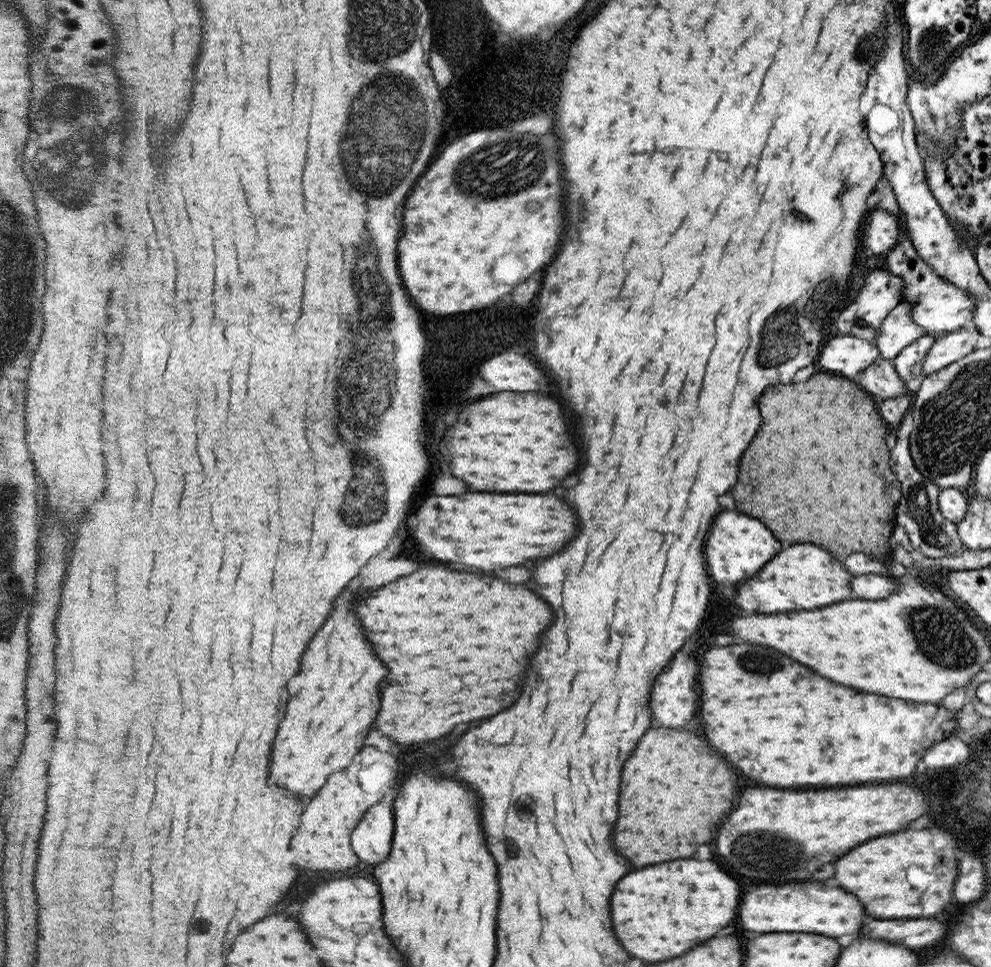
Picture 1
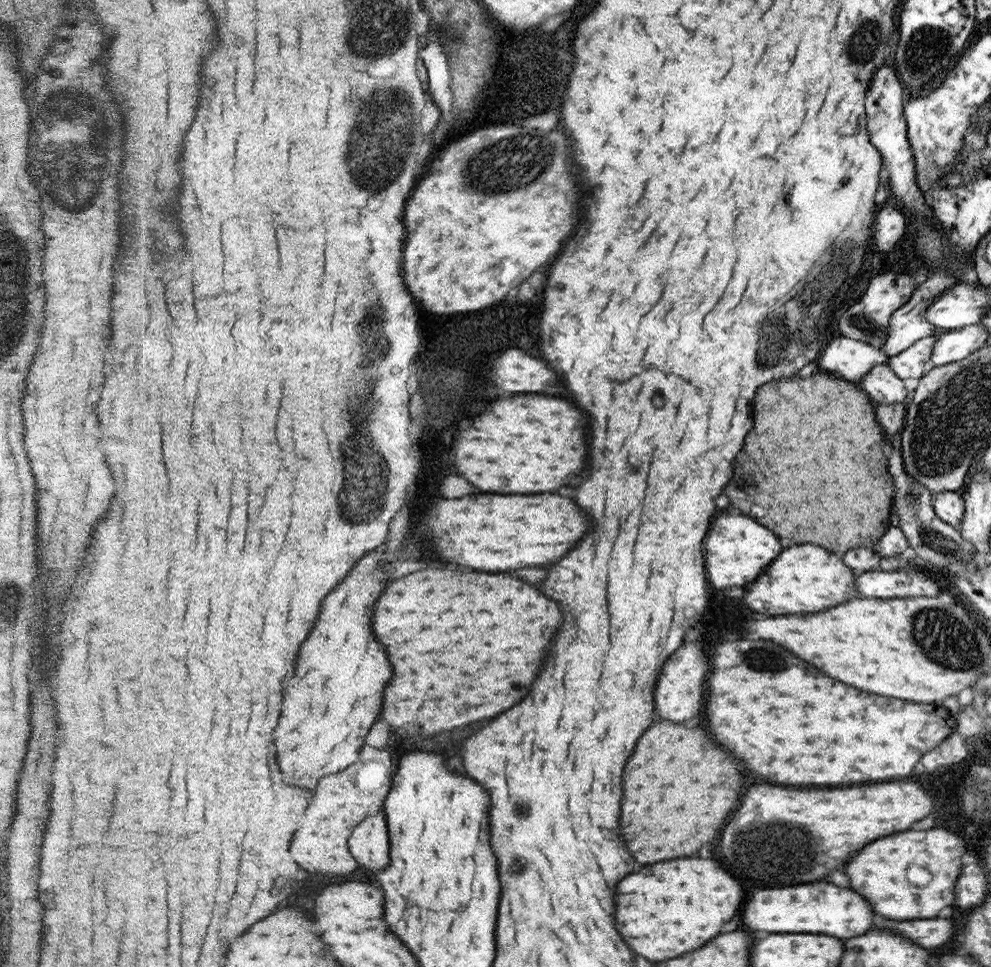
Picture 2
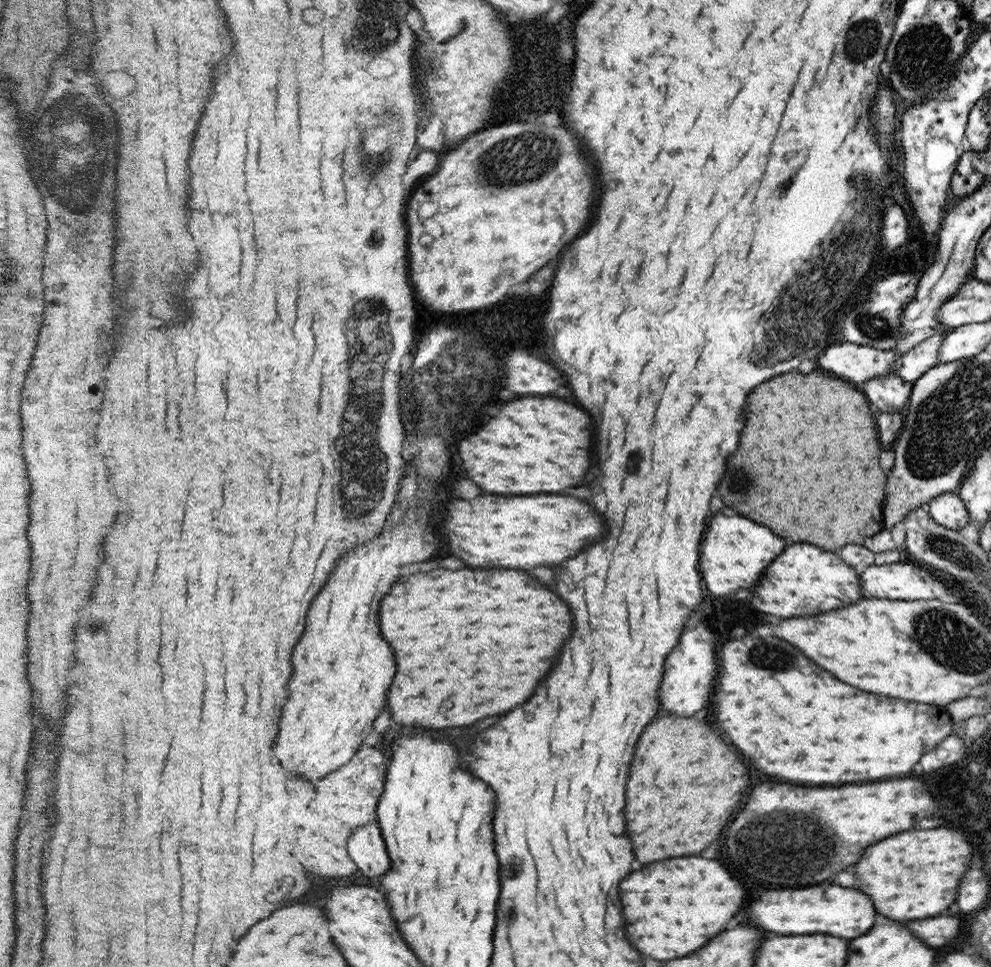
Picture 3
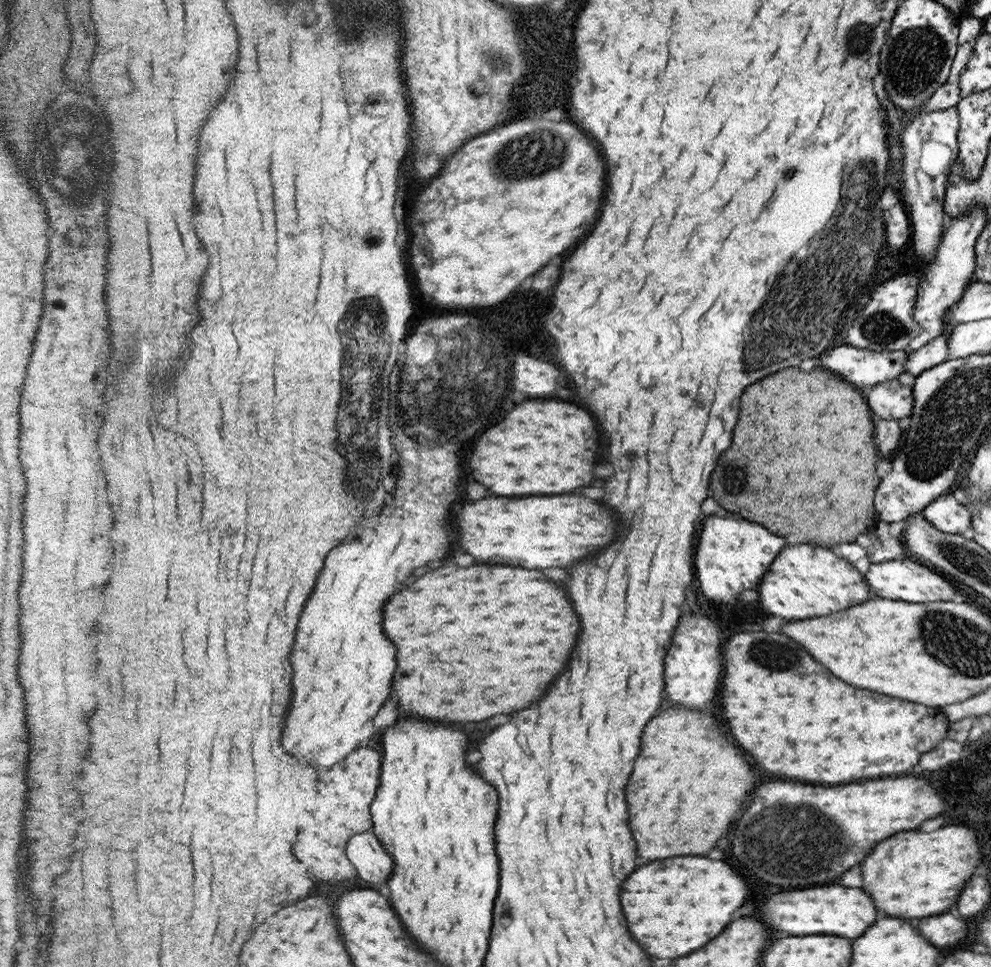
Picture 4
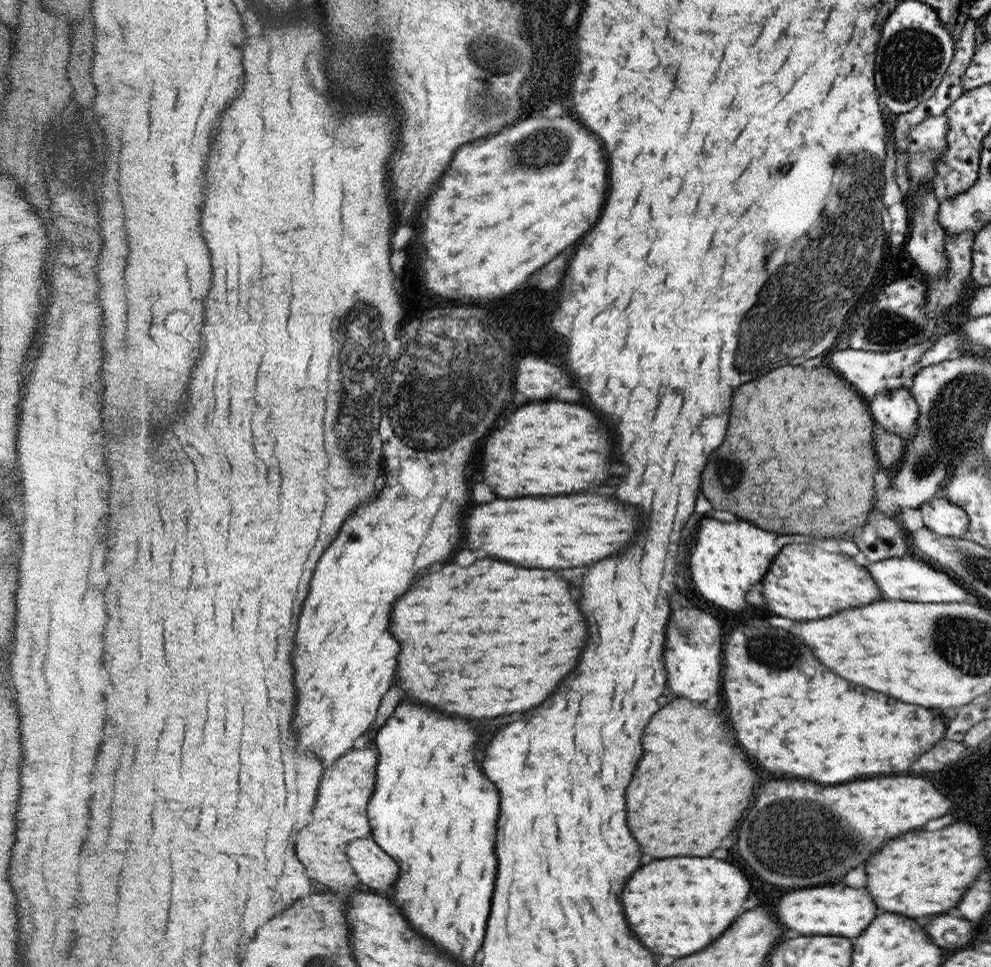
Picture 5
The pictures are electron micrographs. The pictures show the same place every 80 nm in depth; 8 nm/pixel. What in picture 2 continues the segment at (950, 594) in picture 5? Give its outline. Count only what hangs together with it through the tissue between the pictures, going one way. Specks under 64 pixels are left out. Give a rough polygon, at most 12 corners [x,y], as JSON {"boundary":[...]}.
{"boundary":[[918,567],[858,576],[864,598],[934,597],[940,588]]}

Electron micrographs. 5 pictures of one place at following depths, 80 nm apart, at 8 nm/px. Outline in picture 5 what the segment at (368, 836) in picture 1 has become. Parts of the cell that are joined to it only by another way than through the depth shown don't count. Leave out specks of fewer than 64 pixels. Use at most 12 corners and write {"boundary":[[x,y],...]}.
{"boundary":[[375,838],[354,842],[362,882],[390,888],[400,872]]}

